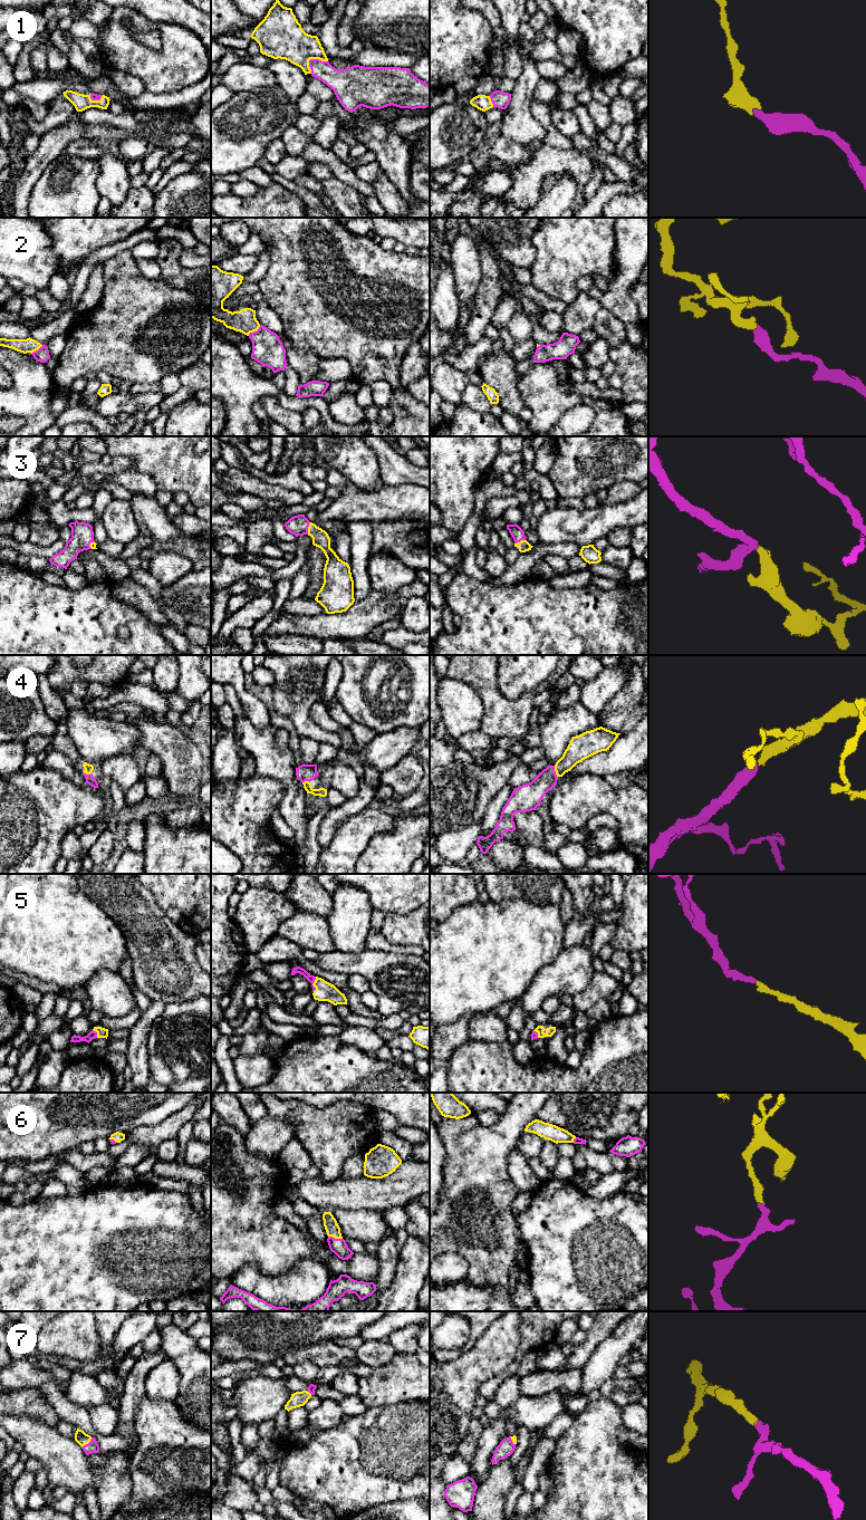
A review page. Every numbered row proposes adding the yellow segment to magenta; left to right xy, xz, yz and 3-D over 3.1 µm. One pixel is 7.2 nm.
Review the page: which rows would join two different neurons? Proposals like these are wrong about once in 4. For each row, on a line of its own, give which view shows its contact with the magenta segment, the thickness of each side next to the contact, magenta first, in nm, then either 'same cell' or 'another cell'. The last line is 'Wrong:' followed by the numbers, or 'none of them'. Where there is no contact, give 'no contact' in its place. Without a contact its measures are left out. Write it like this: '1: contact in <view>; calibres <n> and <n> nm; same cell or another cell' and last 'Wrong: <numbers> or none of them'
1: contact in xz; calibres 160 and 280 nm; same cell
2: contact in xz; calibres 220 and 160 nm; same cell
3: contact in xz; calibres 140 and 120 nm; same cell
4: contact in yz; calibres 180 and 170 nm; same cell
5: contact in xz; calibres 50 and 140 nm; same cell
6: contact in xz; calibres 120 and 100 nm; same cell
7: contact in xy; calibres 90 and 90 nm; same cell
Wrong: none of them

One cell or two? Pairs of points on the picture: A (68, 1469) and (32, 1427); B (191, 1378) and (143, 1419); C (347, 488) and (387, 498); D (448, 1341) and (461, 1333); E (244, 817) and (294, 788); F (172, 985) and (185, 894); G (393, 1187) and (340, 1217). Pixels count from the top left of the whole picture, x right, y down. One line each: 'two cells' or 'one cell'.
A: one cell
B: two cells
C: one cell
D: one cell
E: two cells
F: two cells
G: two cells

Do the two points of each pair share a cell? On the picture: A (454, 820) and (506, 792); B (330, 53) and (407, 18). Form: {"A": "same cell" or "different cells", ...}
{"A": "different cells", "B": "different cells"}

